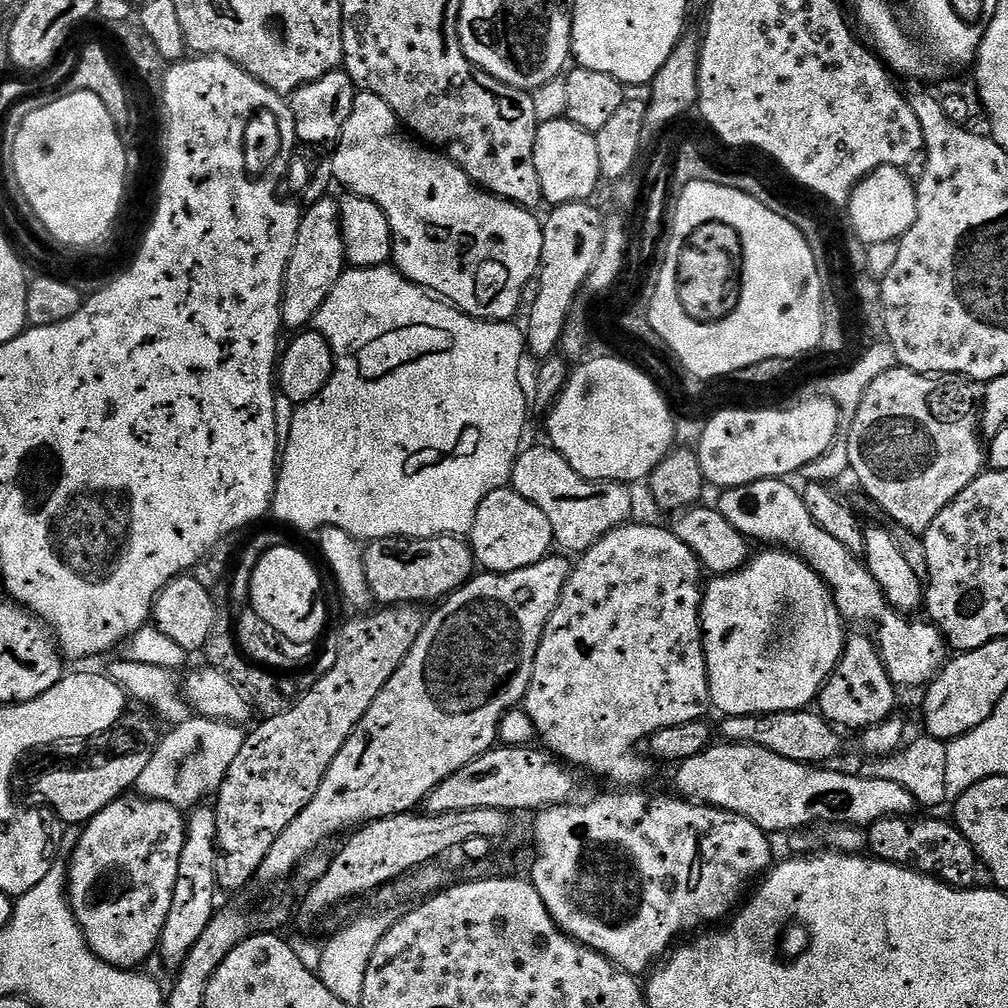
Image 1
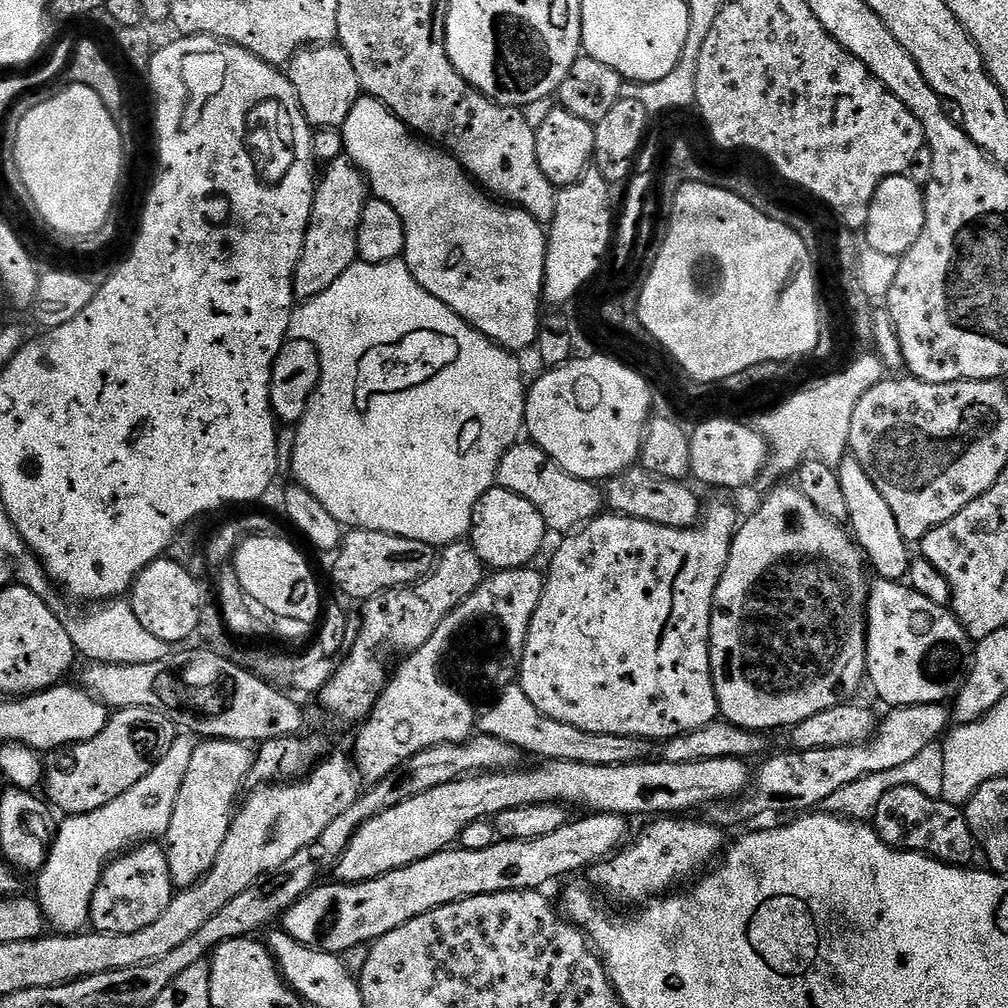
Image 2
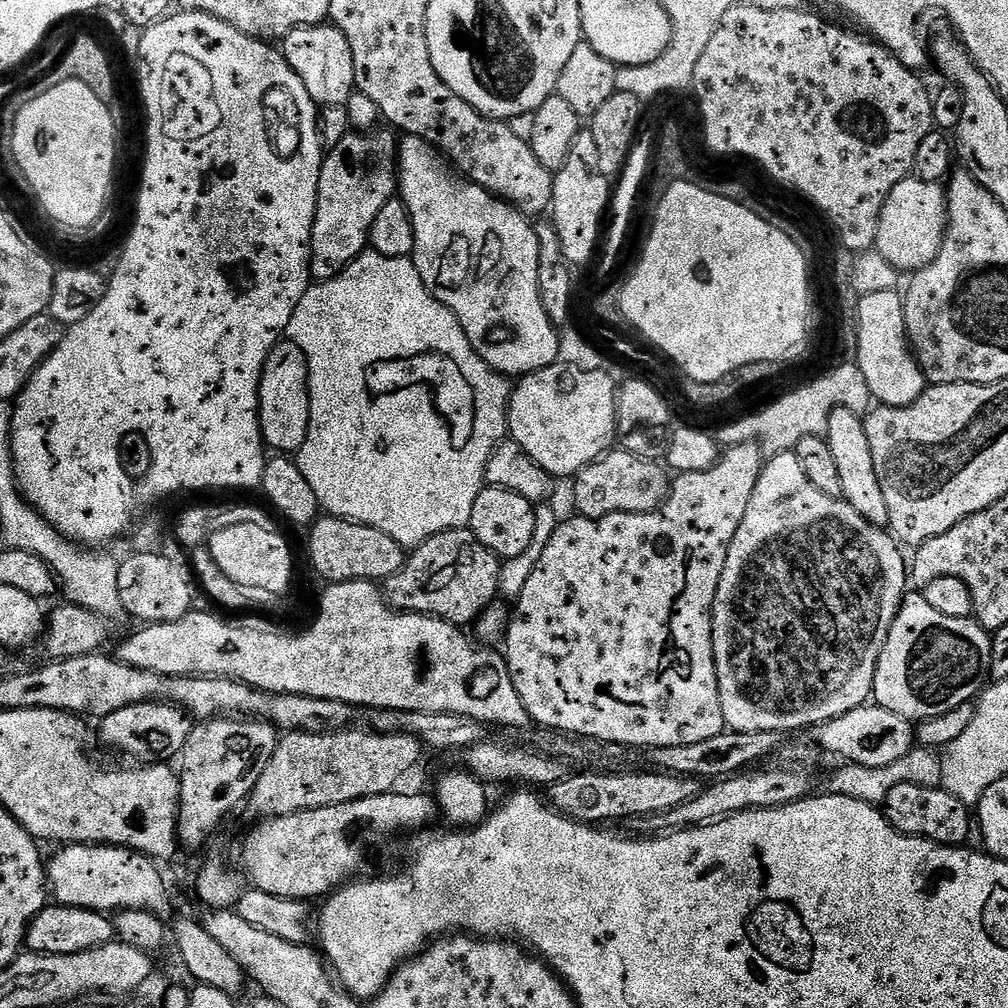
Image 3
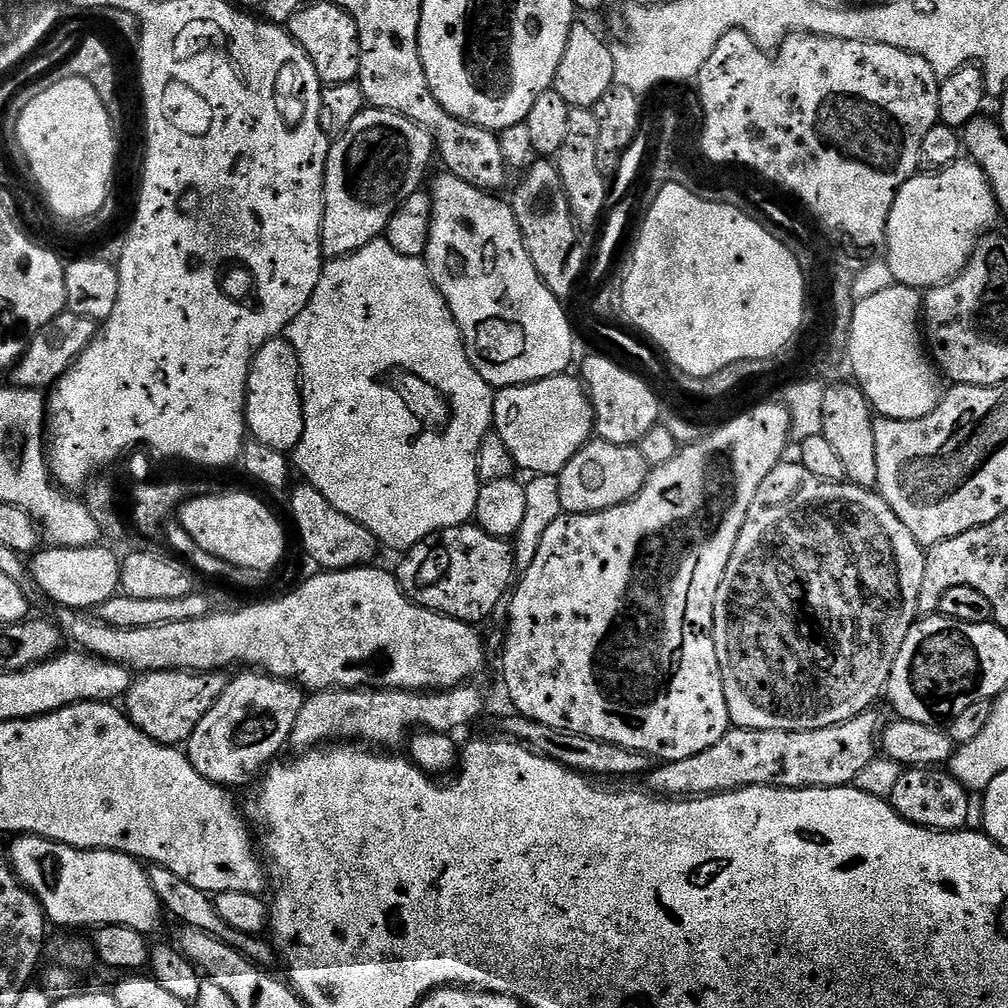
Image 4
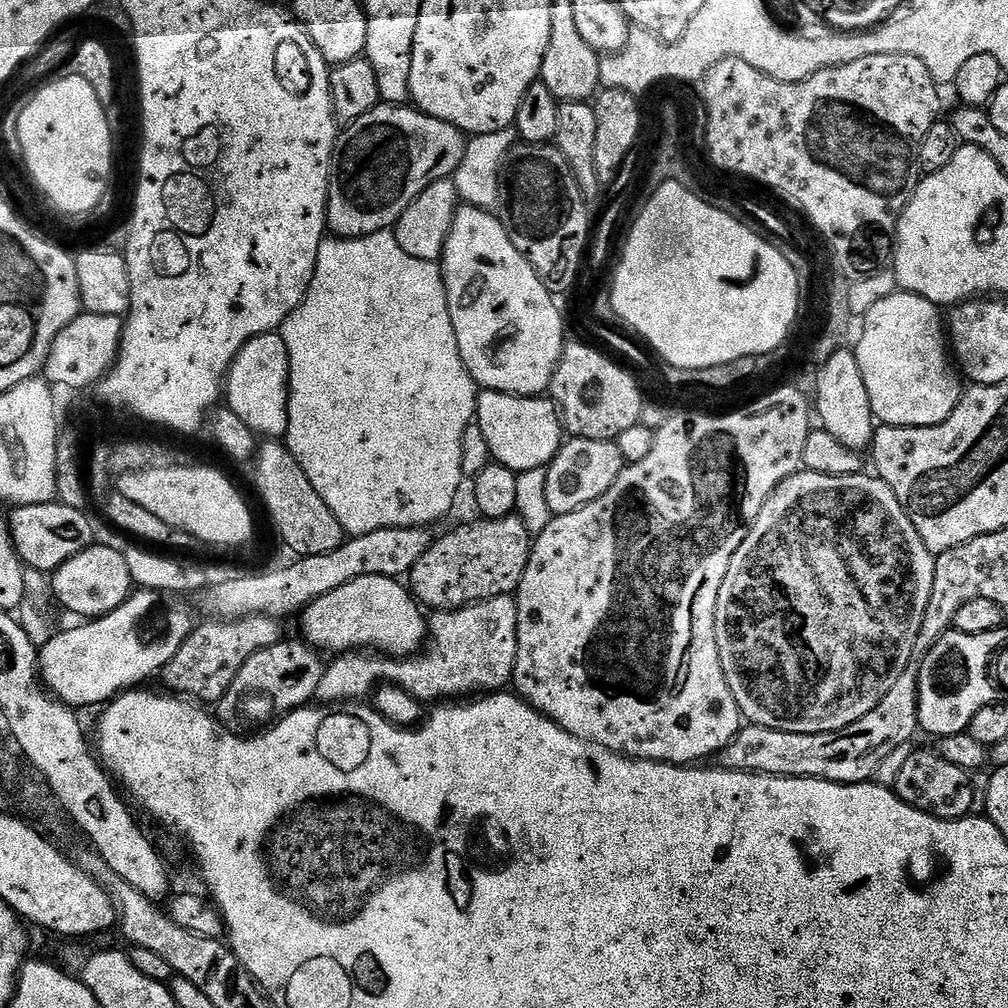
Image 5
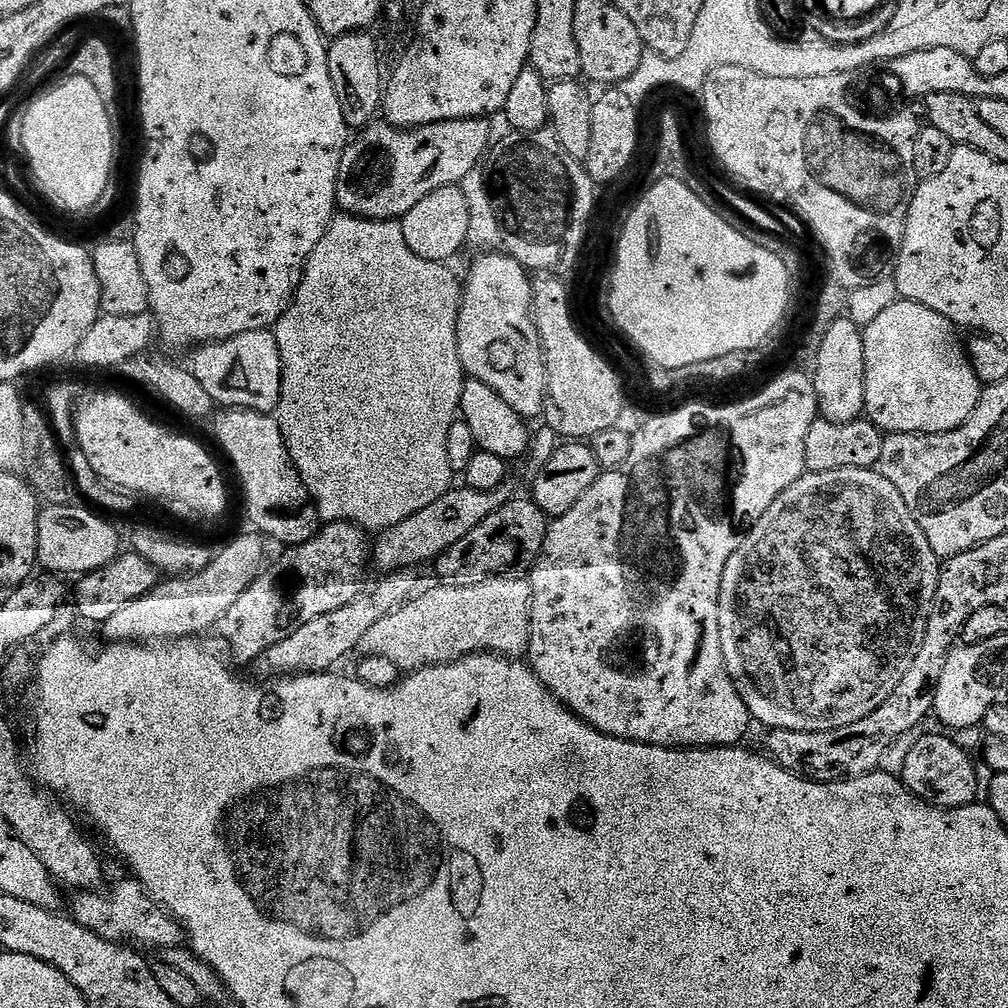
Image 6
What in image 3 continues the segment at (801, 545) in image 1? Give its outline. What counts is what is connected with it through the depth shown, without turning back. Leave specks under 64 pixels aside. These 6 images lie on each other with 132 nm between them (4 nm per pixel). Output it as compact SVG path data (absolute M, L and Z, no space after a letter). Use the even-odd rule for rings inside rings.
M923 594L912 595L905 595L894 618L894 626L890 626L890 634L882 646L882 654L874 670L872 696L875 703L886 710L894 710L894 714L902 714L902 718L913 722L923 722L952 712L954 706L973 703L984 691L992 671L992 636L975 619L950 618L934 610Z

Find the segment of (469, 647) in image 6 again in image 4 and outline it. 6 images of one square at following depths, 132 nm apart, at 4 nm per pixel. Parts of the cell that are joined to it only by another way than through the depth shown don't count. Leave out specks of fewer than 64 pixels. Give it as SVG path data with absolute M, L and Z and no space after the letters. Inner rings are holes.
M466 683L459 688L426 692L404 692L401 688L325 688L322 692L312 692L305 699L302 710L298 710L298 722L294 722L290 744L300 748L296 750L311 750L331 741L328 740L331 736L361 736L368 743L365 745L392 750L395 744L403 745L417 730L456 734L459 728L474 723L484 712L484 696L472 687L476 686Z

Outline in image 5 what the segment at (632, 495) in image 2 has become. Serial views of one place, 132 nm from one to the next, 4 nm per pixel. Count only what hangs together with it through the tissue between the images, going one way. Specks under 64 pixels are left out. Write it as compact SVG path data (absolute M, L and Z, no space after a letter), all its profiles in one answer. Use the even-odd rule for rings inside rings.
M574 436L565 439L558 454L548 465L546 474L546 501L553 516L570 514L598 498L602 498L618 482L626 462L618 445L611 440L591 440Z

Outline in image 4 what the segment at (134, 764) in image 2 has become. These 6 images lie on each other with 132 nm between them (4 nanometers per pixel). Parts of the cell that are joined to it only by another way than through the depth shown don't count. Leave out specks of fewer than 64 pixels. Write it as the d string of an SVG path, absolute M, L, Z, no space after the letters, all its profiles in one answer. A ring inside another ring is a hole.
M162 670L142 672L133 679L122 697L123 711L142 730L159 744L183 745L194 734L198 722L218 702L222 690L226 690L229 677L223 671L185 672Z

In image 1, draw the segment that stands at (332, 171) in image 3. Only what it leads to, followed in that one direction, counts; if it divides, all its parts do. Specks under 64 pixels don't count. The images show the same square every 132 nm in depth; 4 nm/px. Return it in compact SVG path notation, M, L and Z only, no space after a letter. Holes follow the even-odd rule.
M325 198L307 205L303 209L298 234L294 238L294 246L290 254L290 262L284 275L284 297L280 303L280 323L285 329L304 330L315 321L318 310L324 299L334 290L338 278L346 271L344 259L344 239L340 233L340 207L335 199Z

